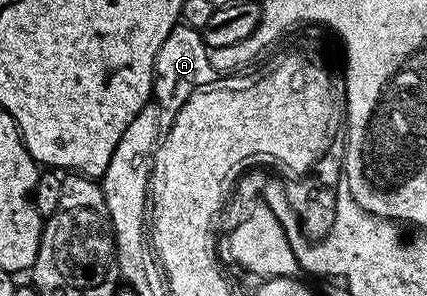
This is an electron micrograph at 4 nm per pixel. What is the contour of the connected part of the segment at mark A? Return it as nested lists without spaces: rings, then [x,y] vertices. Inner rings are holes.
[[[184,24],[173,28],[169,36],[165,36],[165,44],[161,44],[161,52],[157,52],[155,61],[155,79],[153,80],[154,105],[159,105],[157,122],[160,127],[166,128],[174,124],[176,107],[179,107],[183,98],[189,92],[204,89],[216,81],[216,67],[211,64],[211,51],[208,50],[200,31]]]

